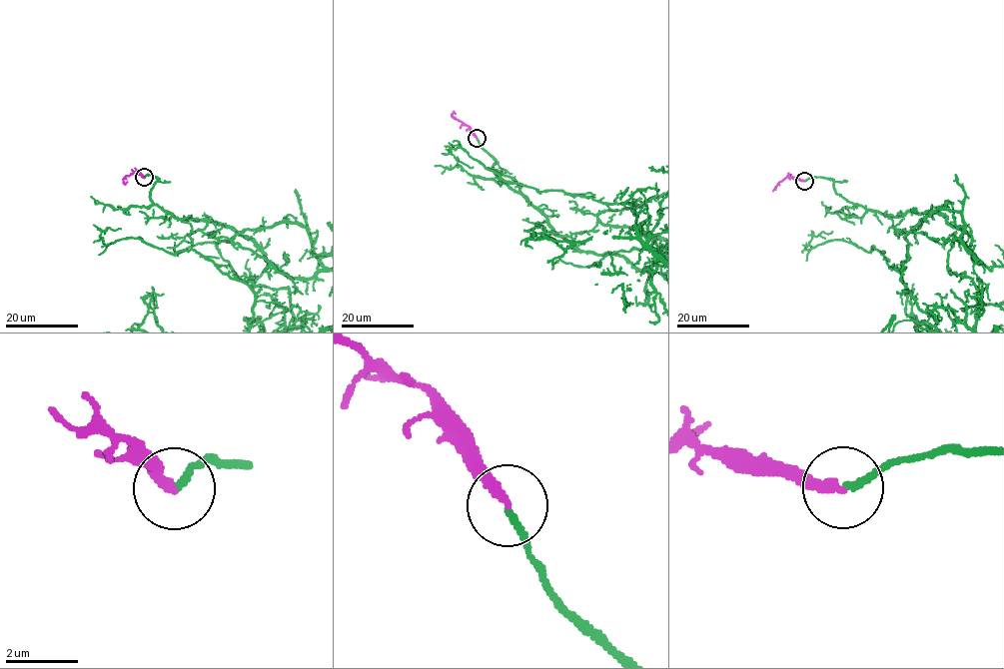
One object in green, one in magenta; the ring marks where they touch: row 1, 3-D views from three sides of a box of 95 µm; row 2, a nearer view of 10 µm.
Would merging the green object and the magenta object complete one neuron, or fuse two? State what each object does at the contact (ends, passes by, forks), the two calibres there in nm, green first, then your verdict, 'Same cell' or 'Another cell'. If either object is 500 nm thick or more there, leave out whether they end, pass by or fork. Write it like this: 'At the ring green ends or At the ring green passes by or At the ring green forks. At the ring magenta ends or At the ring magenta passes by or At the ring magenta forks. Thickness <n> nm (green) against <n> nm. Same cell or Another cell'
At the ring green ends. At the ring magenta ends. Thickness 200 nm (green) against 240 nm. Same cell

